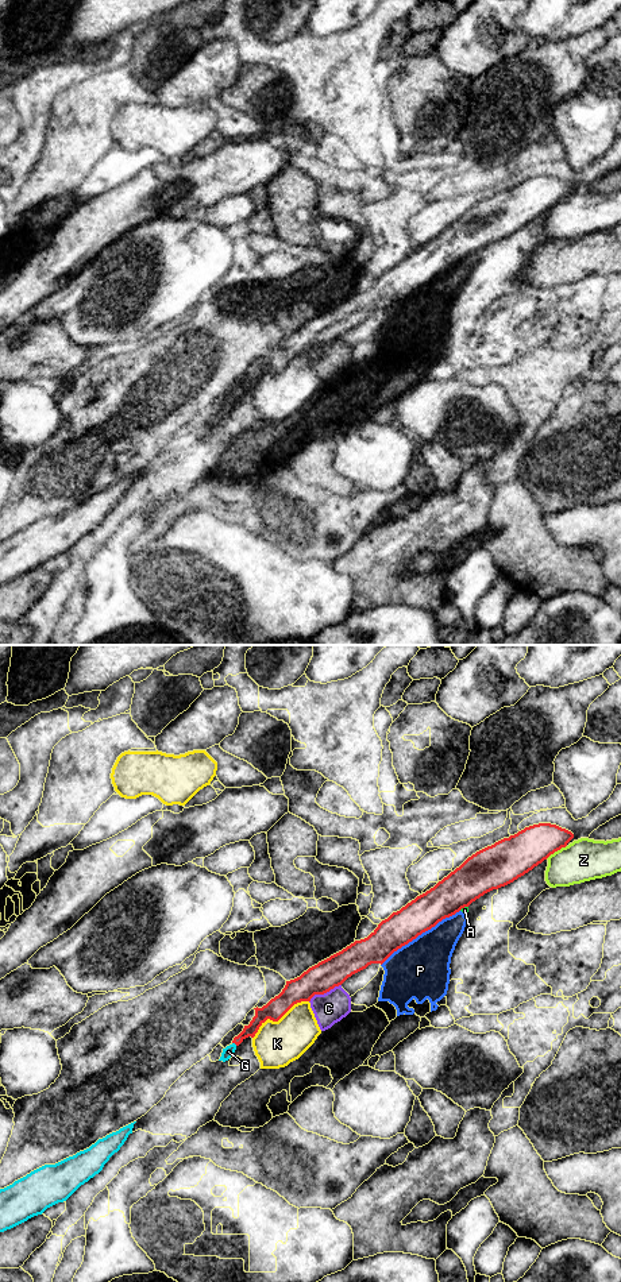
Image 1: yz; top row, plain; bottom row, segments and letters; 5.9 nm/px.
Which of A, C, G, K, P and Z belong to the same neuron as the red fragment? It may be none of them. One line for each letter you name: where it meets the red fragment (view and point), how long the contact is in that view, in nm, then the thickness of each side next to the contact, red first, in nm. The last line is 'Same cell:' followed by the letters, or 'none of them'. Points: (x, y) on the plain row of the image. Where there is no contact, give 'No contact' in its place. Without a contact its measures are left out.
G: Touches red at yz (235, 396). Shared border 40 nm. Thickness 80 nm (red) against 70 nm
Same cell: G

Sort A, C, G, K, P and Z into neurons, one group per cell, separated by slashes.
A P / C / G / K / Z

